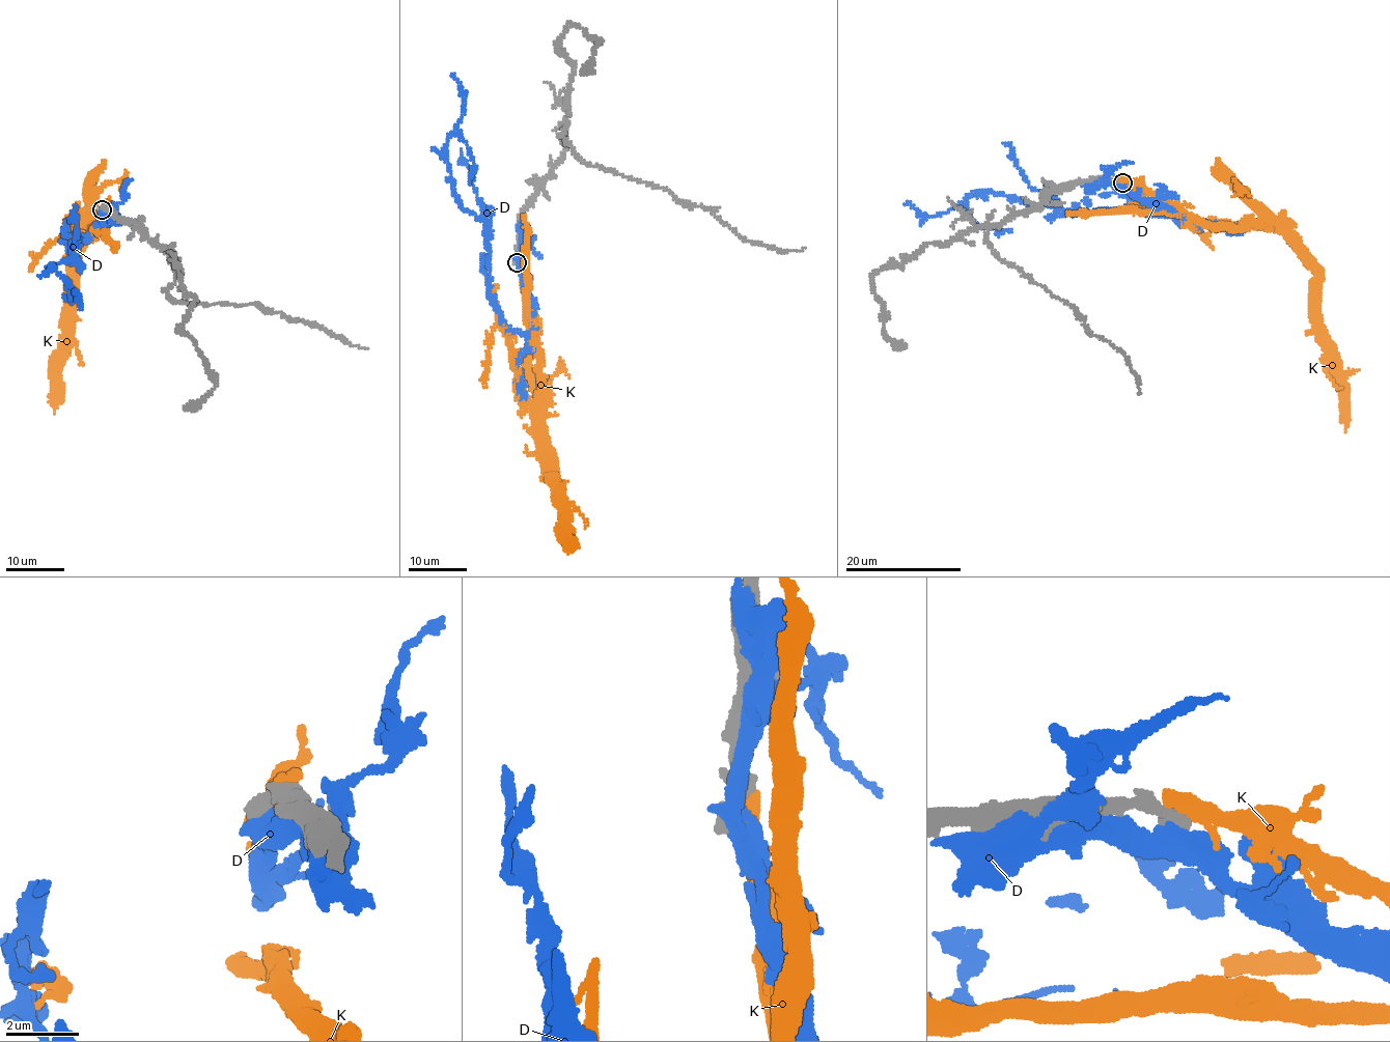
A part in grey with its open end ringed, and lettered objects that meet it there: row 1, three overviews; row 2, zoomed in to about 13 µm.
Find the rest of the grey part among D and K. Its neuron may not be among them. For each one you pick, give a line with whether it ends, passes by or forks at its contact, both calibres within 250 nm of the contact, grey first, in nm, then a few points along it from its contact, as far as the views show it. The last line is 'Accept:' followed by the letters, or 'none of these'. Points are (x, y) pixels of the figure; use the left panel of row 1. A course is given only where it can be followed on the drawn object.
Accept: none of these

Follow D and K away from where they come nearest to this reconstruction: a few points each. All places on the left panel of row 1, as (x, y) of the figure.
D: (103, 209), (103, 221), (88, 241), (63, 241), (74, 260), (50, 264), (79, 300), (73, 294)
K: (104, 205), (93, 231), (83, 221), (79, 227), (73, 257), (71, 336), (57, 369), (54, 414)

